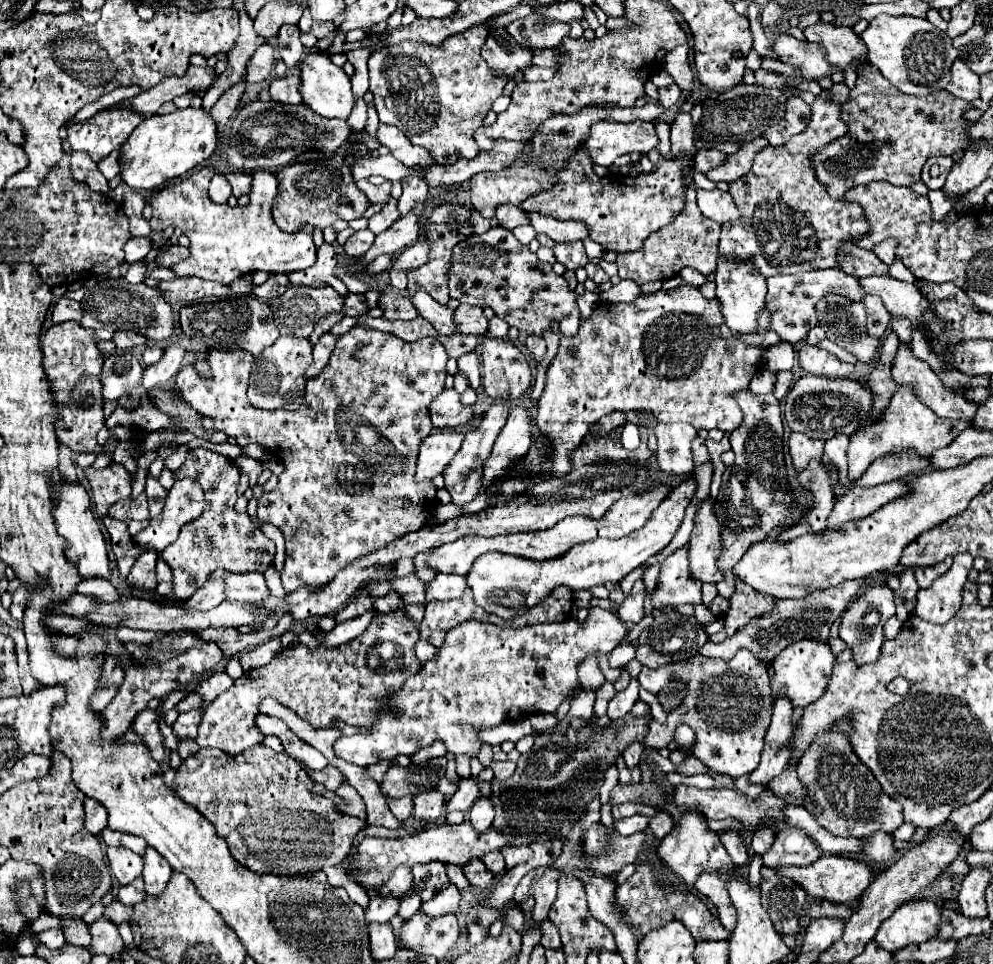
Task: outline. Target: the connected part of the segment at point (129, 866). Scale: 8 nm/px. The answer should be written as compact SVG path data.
M109 847L107 857L109 857L109 867L111 867L117 883L127 885L133 879L141 877L141 871L143 871L141 855L135 855L133 851L127 851L123 847Z

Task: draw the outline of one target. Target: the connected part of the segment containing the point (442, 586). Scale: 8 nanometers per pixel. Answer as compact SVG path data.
M438 574L429 583L426 599L430 601L447 601L459 598L466 587L465 576L455 574Z

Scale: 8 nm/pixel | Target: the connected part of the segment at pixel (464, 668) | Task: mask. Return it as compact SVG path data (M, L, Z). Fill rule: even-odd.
M591 609L589 617L579 623L577 619L567 619L561 623L543 623L531 627L495 627L489 623L465 621L447 633L445 645L437 649L437 659L423 665L421 671L407 679L405 687L393 695L393 699L383 707L369 735L353 735L339 737L333 745L337 757L369 767L383 759L393 759L397 755L413 755L421 747L429 747L433 741L445 741L447 751L459 755L477 755L483 745L477 739L477 729L497 727L505 721L519 719L529 713L551 713L555 711L579 685L577 683L577 665L597 651L609 653L613 647L625 637L627 627L617 619L615 613L607 609ZM391 707L401 709L399 715L393 713Z

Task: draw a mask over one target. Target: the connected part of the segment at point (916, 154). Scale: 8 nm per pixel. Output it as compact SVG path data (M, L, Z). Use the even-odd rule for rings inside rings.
M863 67L857 79L857 87L851 89L851 101L843 105L843 119L849 123L847 137L833 141L817 155L815 169L817 179L827 187L833 197L841 197L855 185L867 185L871 181L887 181L899 187L911 187L921 179L921 169L929 157L947 155L957 151L977 151L977 145L969 141L967 127L975 121L967 121L963 115L973 109L969 101L963 101L949 91L937 91L927 97L913 97L897 91L875 67Z

